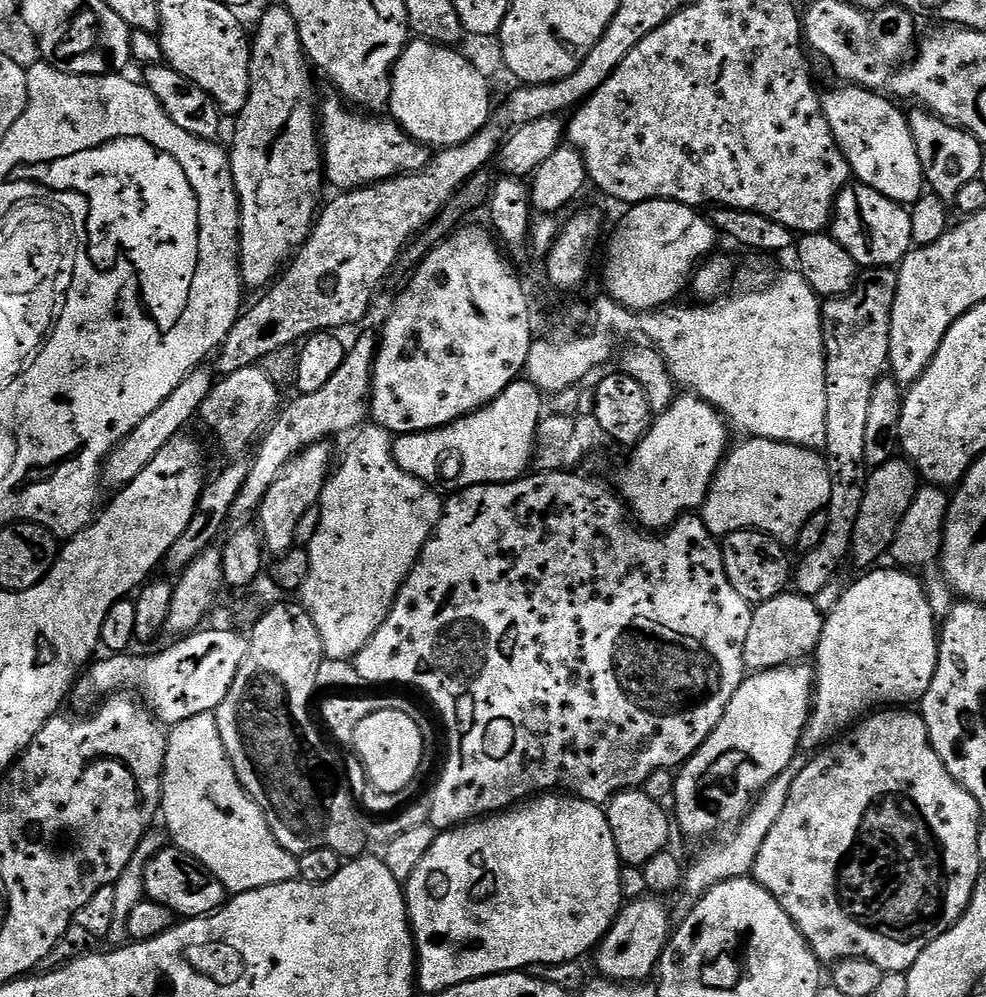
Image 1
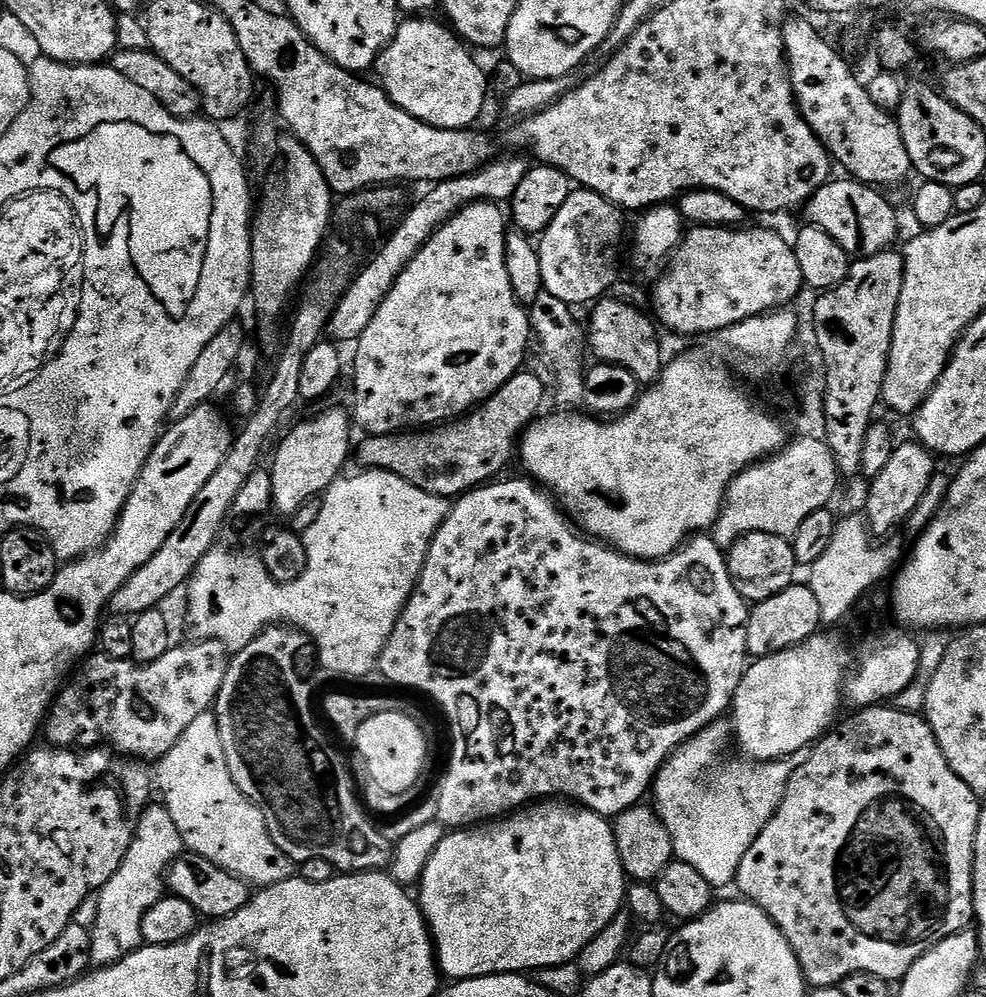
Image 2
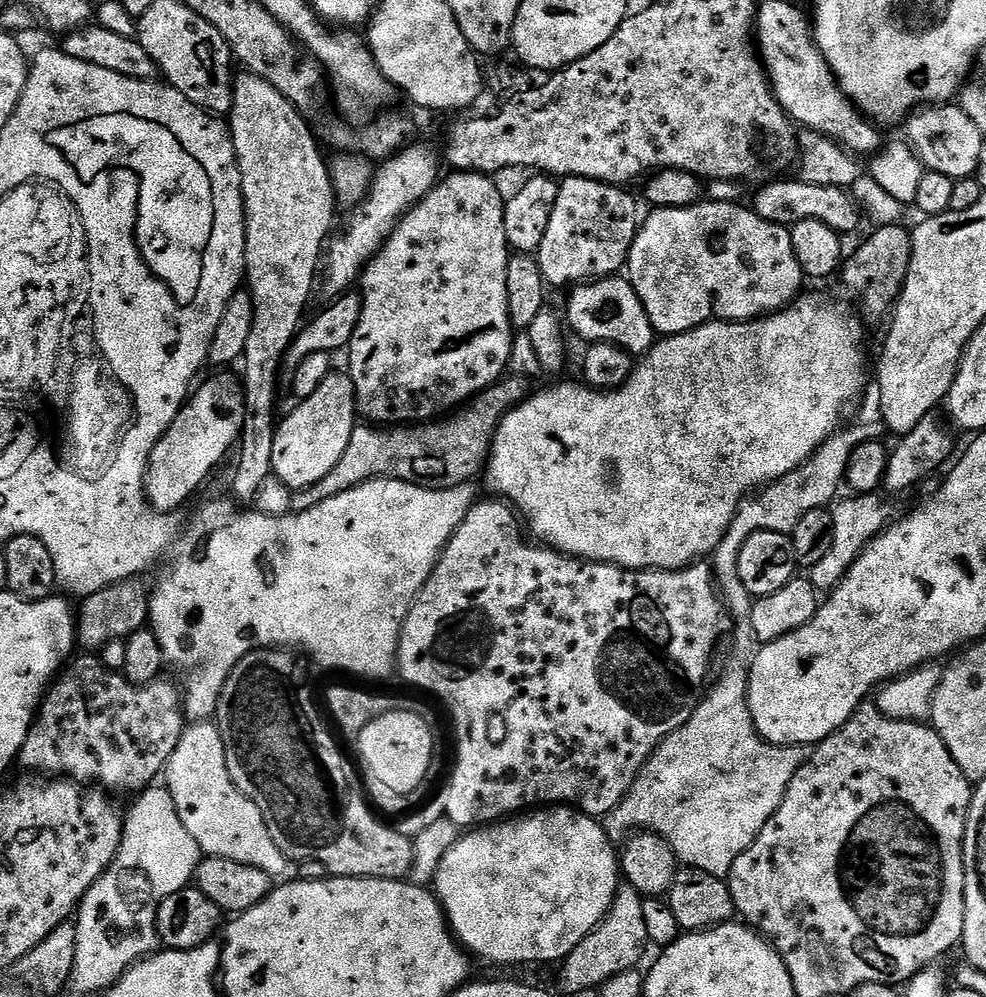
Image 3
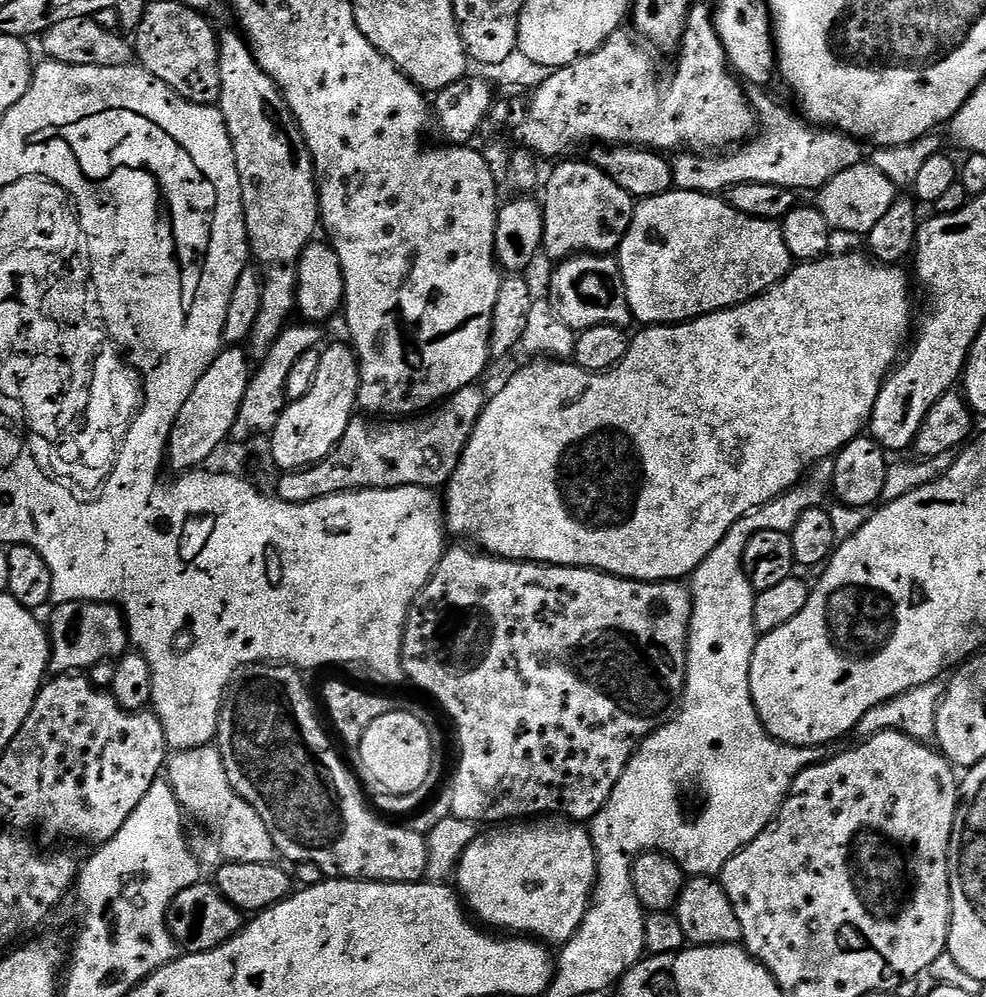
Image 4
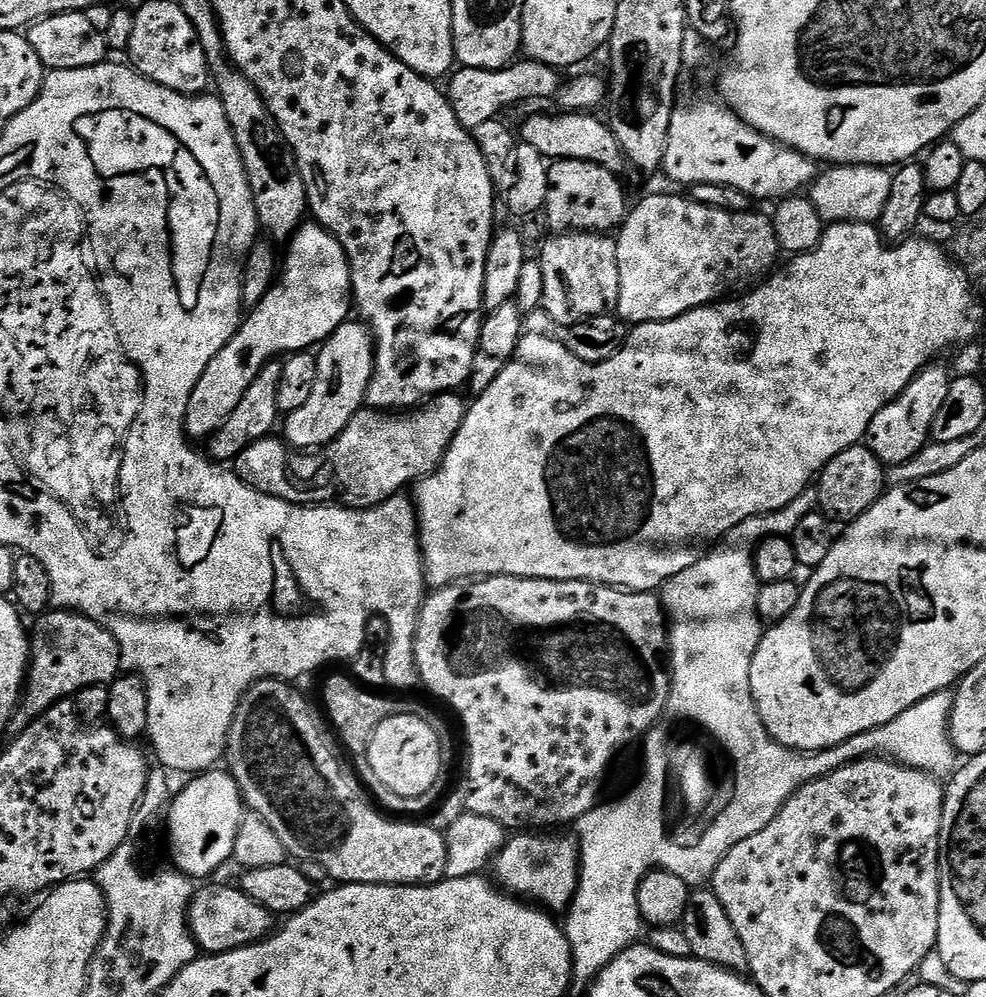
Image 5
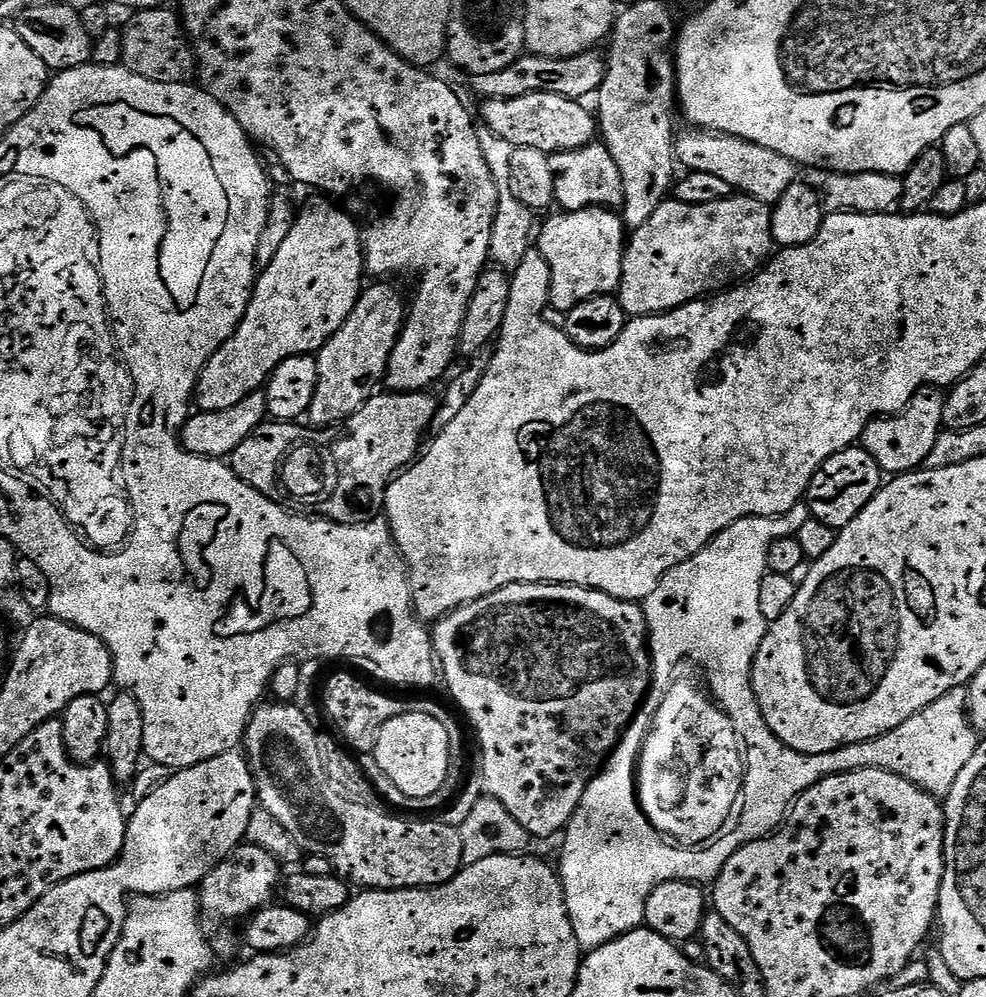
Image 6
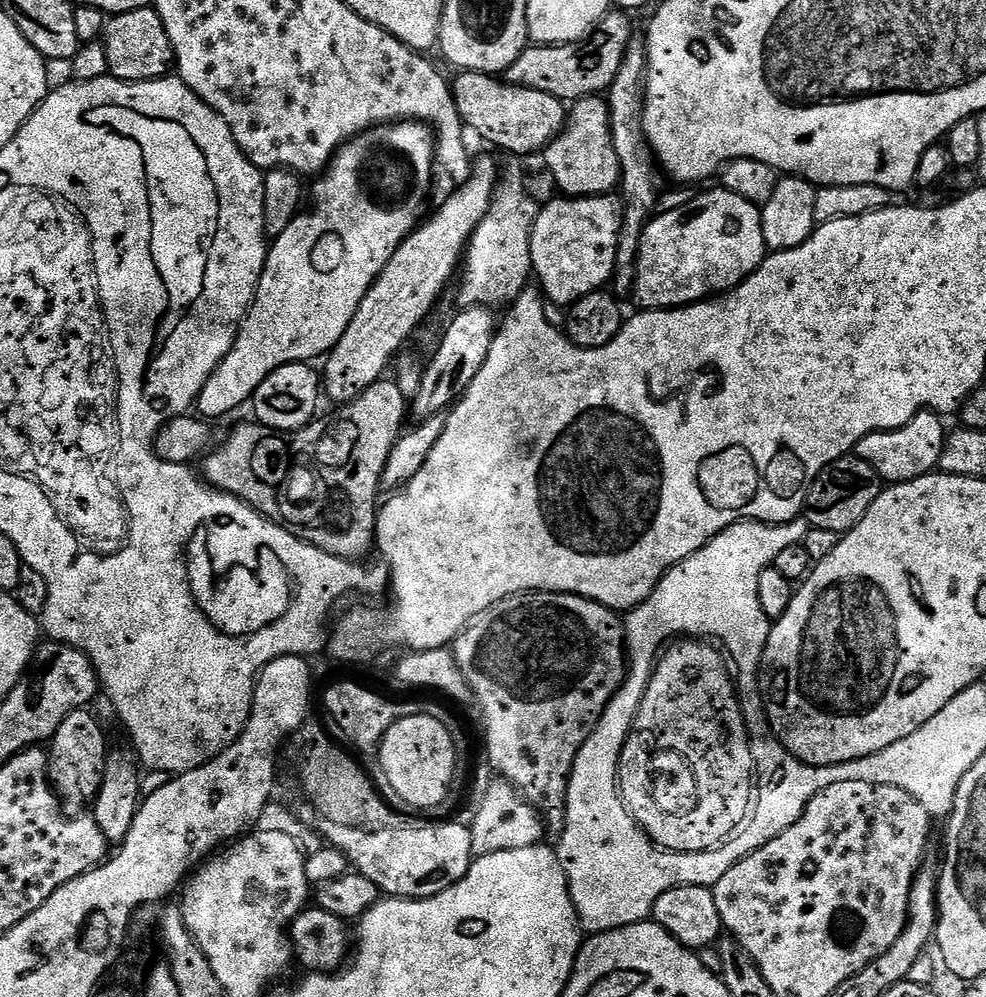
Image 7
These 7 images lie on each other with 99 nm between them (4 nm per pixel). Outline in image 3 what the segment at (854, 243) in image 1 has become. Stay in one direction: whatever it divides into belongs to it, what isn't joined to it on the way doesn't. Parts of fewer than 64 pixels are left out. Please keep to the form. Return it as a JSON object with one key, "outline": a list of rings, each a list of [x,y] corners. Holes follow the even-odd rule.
{"outline":[[[772,180],[761,185],[752,202],[752,209],[767,221],[789,227],[800,221],[816,220],[830,226],[836,232],[847,234],[854,231],[862,221],[862,214],[854,199],[844,189],[812,185],[801,180]]]}

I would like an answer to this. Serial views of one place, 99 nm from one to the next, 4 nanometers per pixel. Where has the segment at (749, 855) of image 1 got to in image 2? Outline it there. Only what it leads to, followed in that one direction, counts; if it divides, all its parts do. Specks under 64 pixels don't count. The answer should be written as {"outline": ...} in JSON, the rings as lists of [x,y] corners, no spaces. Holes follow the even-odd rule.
{"outline":[[[724,718],[715,720],[713,724],[706,726],[696,736],[691,736],[685,744],[677,748],[660,767],[660,773],[654,781],[654,811],[670,834],[675,859],[684,860],[690,866],[694,866],[694,870],[698,870],[698,874],[702,874],[702,878],[706,878],[706,882],[710,882],[716,890],[735,881],[738,866],[742,866],[742,858],[746,858],[746,850],[754,846],[758,834],[762,834],[762,830],[784,801],[784,787],[790,782],[794,766],[793,761],[788,758],[739,758],[740,760],[728,760],[719,768],[716,763],[719,762],[720,755],[727,750],[728,744],[730,748],[729,721]]]}

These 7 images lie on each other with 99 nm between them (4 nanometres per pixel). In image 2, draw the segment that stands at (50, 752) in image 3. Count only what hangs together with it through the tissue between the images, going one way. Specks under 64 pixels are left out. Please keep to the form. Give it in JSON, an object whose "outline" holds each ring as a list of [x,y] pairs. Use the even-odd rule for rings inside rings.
{"outline":[[[197,640],[187,643],[188,644],[182,645],[181,648],[179,648],[179,646],[169,648],[166,654],[162,654],[162,658],[158,658],[158,662],[150,662],[149,664],[138,664],[133,659],[115,660],[103,654],[89,655],[87,659],[79,665],[78,671],[75,673],[77,676],[74,677],[75,675],[73,675],[71,679],[61,687],[52,707],[49,708],[47,717],[42,725],[42,736],[48,739],[45,741],[54,748],[71,748],[73,750],[87,750],[107,746],[109,749],[115,750],[119,755],[125,758],[131,758],[141,762],[149,762],[148,760],[152,760],[152,762],[159,761],[160,757],[165,756],[174,746],[174,742],[178,742],[178,738],[182,738],[186,726],[190,726],[190,722],[194,722],[194,718],[198,718],[198,714],[209,711],[209,709],[215,705],[218,690],[226,678],[229,657],[226,655],[224,645],[219,644],[217,640]]]}

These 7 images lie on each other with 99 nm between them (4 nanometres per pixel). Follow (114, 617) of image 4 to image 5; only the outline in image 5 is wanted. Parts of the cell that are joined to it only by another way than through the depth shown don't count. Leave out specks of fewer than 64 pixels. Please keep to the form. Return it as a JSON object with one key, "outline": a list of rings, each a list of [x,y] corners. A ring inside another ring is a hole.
{"outline":[[[49,610],[30,628],[30,655],[22,703],[12,716],[13,733],[19,734],[60,700],[75,697],[87,687],[109,685],[121,675],[120,647],[103,624],[71,610]]]}

